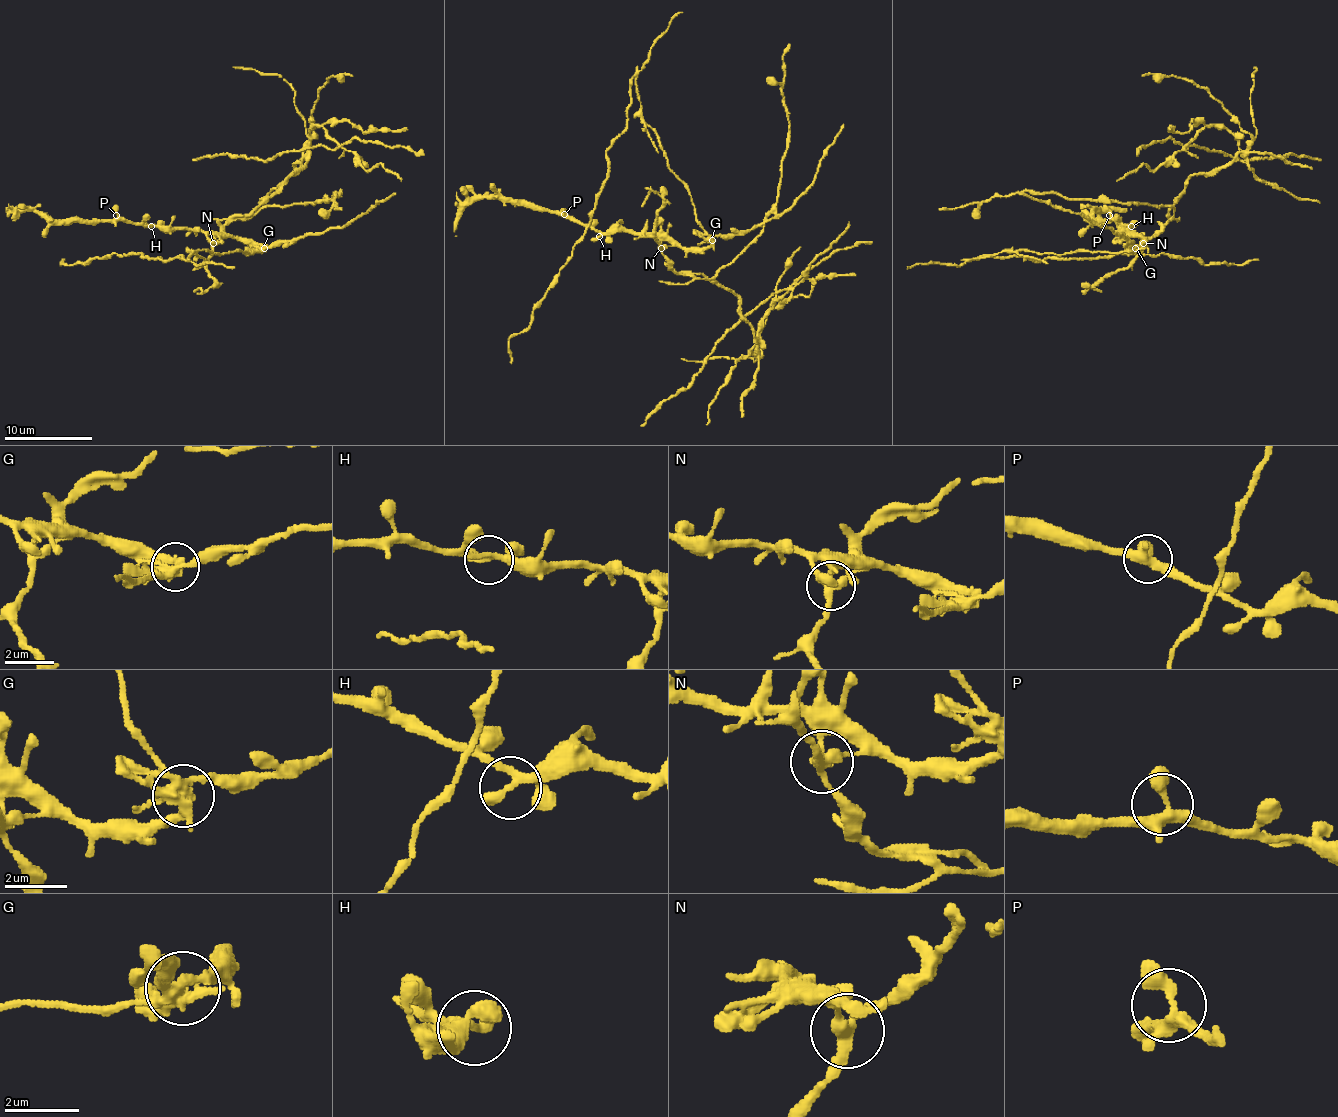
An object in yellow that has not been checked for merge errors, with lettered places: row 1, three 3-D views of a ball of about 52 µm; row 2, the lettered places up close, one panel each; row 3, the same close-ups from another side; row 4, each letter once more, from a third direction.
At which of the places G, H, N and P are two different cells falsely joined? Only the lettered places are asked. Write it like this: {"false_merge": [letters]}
{"false_merge": ["G", "N"]}

